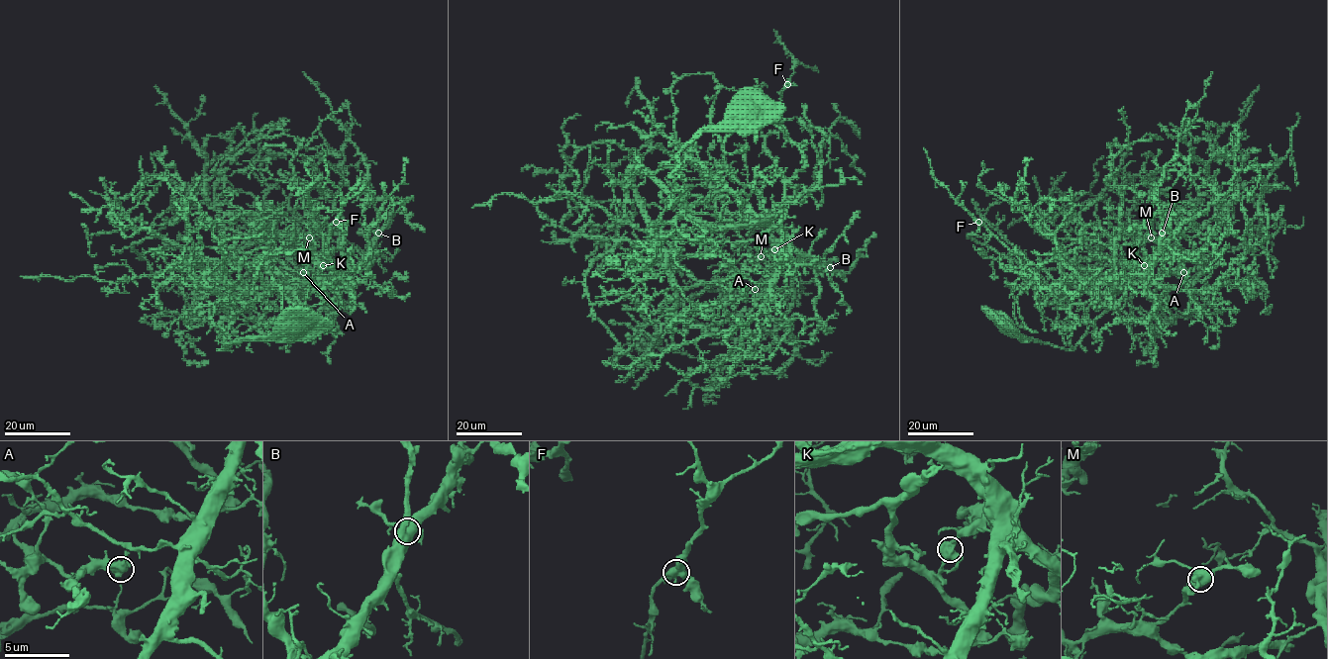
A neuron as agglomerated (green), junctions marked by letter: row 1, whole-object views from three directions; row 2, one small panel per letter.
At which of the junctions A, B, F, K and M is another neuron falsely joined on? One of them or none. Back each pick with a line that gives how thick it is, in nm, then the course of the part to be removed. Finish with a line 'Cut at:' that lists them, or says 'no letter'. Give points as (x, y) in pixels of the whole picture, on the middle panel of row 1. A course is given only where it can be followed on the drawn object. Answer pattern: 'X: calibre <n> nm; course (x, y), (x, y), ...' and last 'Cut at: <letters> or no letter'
K: calibre 550 nm; course (774, 250), (770, 255), (765, 255), (761, 250), (760, 240), (754, 238), (671, 243), (685, 249)
Cut at: K

